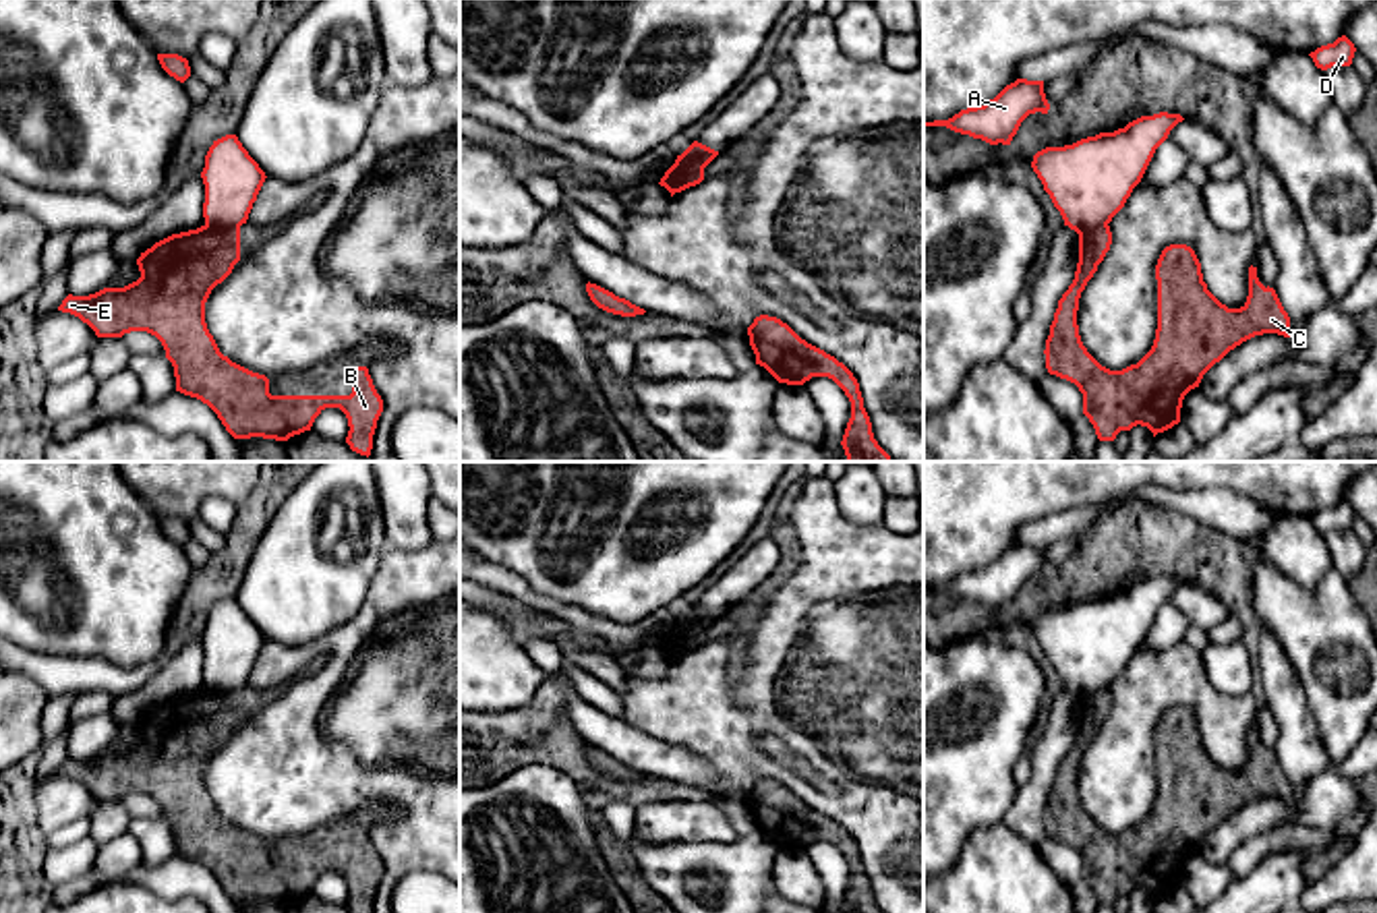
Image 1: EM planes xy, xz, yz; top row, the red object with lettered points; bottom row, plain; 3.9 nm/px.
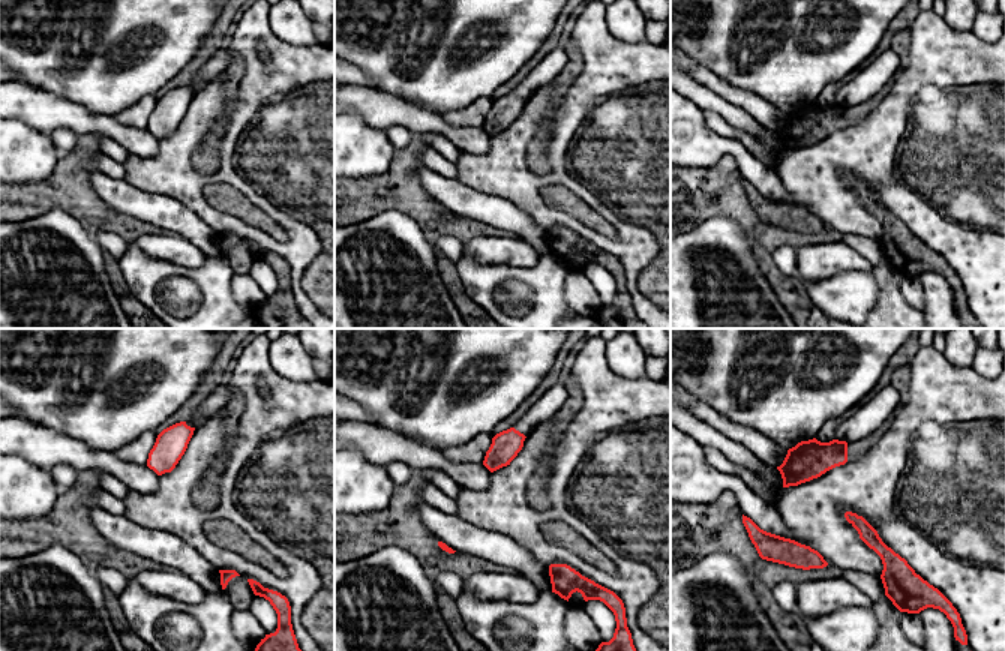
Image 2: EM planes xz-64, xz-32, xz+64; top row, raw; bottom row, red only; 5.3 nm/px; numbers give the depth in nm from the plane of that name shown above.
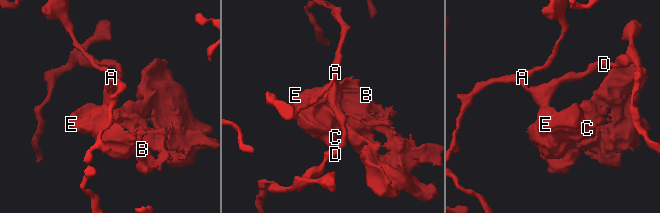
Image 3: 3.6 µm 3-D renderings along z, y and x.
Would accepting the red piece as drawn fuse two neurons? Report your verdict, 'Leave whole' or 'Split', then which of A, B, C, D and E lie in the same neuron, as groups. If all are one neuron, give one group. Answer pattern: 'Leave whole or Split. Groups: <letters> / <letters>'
Split. Groups: A D / B C E

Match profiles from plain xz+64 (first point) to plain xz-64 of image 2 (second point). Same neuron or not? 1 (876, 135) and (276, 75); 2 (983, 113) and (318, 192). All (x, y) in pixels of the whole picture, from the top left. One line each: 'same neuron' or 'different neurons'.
1: same neuron
2: same neuron

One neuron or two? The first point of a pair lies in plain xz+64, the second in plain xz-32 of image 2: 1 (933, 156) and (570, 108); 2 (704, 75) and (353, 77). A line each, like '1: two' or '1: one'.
1: two
2: one

